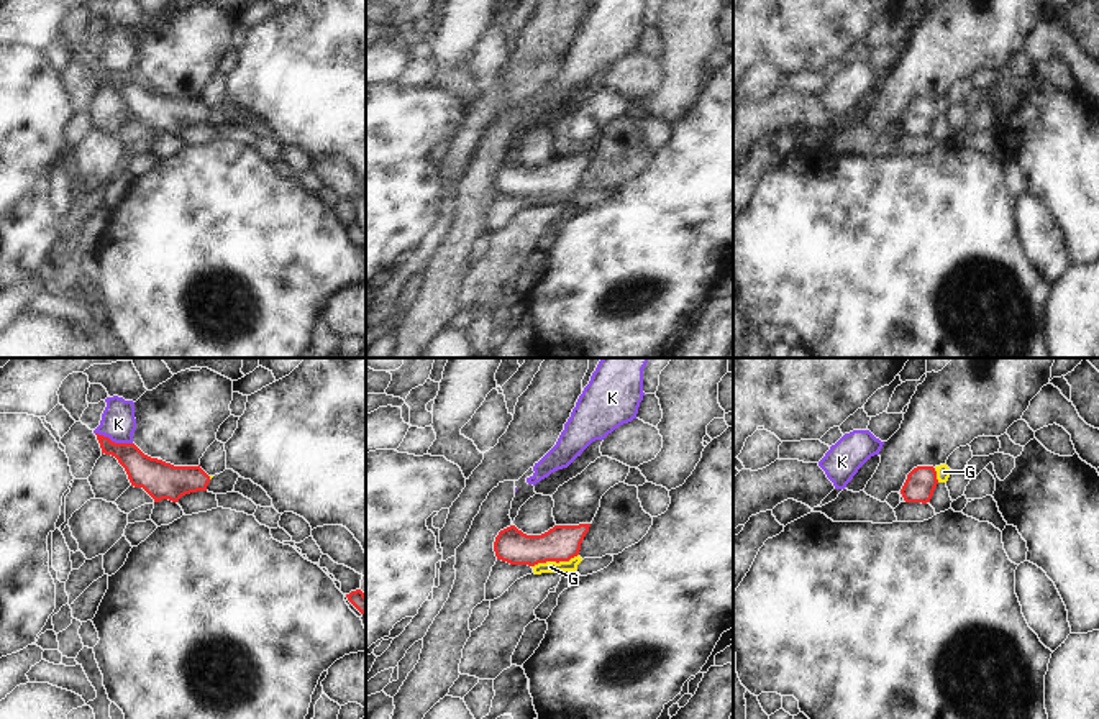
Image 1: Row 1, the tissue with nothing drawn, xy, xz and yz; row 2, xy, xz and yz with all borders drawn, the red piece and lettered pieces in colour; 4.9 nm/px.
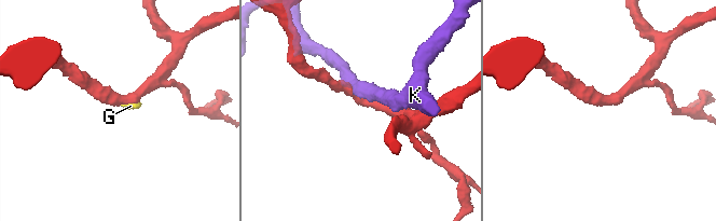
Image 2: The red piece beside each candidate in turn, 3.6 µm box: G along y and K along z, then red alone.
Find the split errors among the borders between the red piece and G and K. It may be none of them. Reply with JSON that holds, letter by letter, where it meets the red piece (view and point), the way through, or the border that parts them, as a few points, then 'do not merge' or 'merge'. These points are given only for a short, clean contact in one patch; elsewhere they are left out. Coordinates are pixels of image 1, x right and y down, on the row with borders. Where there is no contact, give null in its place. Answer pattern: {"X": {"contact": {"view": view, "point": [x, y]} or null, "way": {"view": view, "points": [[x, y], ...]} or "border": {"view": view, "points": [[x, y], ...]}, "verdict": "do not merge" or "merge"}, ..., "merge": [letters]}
{"G": {"contact": {"view": "xz", "point": [555, 560]}, "border": {"view": "xz", "points": [[578, 554], [568, 560], [538, 562], [532, 567]]}, "verdict": "do not merge"}, "K": {"contact": {"view": "xy", "point": [114, 442]}, "border": {"view": "xy", "points": [[95, 432], [115, 442], [132, 444]]}, "verdict": "do not merge"}, "merge": []}

